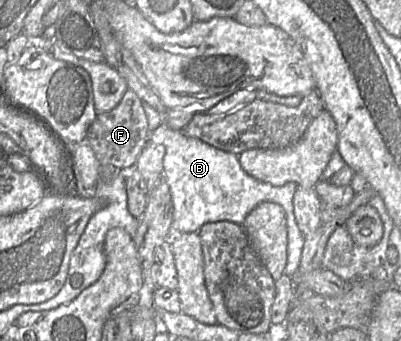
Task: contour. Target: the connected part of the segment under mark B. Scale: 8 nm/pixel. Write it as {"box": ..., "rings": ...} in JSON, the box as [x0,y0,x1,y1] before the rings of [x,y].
{"box":[149,123,305,279],"rings":[[[162,123],[153,132],[149,133],[149,141],[162,144],[165,147],[163,177],[169,186],[172,197],[172,229],[183,233],[198,232],[204,224],[217,221],[231,221],[242,225],[247,215],[258,204],[266,201],[277,203],[285,210],[288,230],[287,264],[284,274],[295,279],[305,243],[305,237],[298,227],[294,213],[293,197],[298,187],[297,183],[287,182],[283,186],[273,186],[259,181],[243,170],[238,155],[217,149],[197,138],[188,137],[182,130],[173,130],[166,123]]]}

